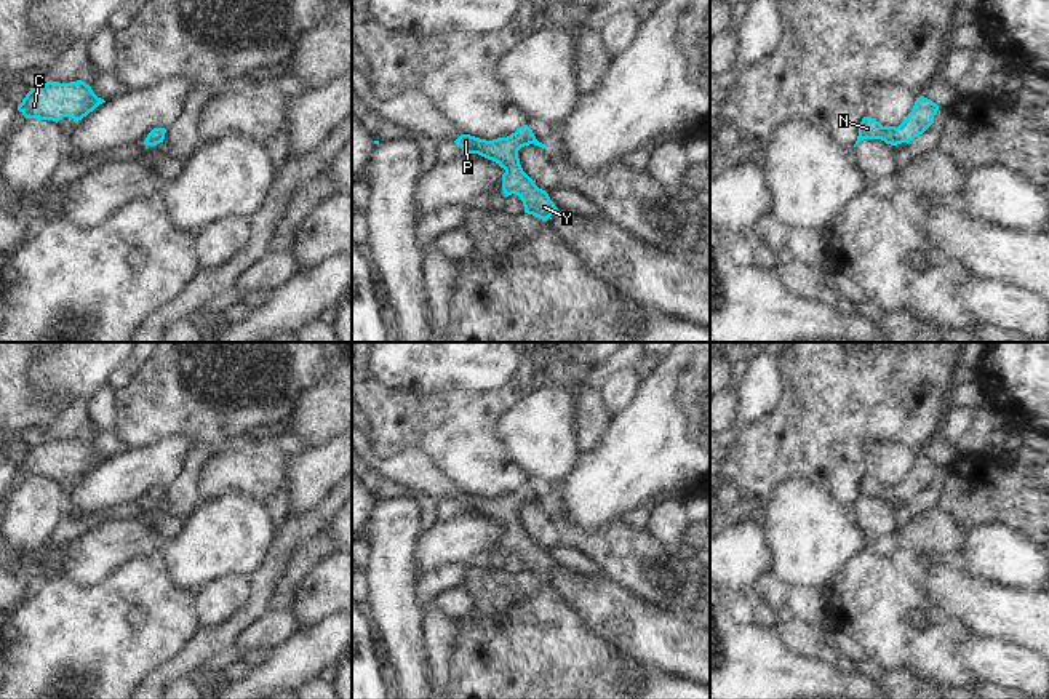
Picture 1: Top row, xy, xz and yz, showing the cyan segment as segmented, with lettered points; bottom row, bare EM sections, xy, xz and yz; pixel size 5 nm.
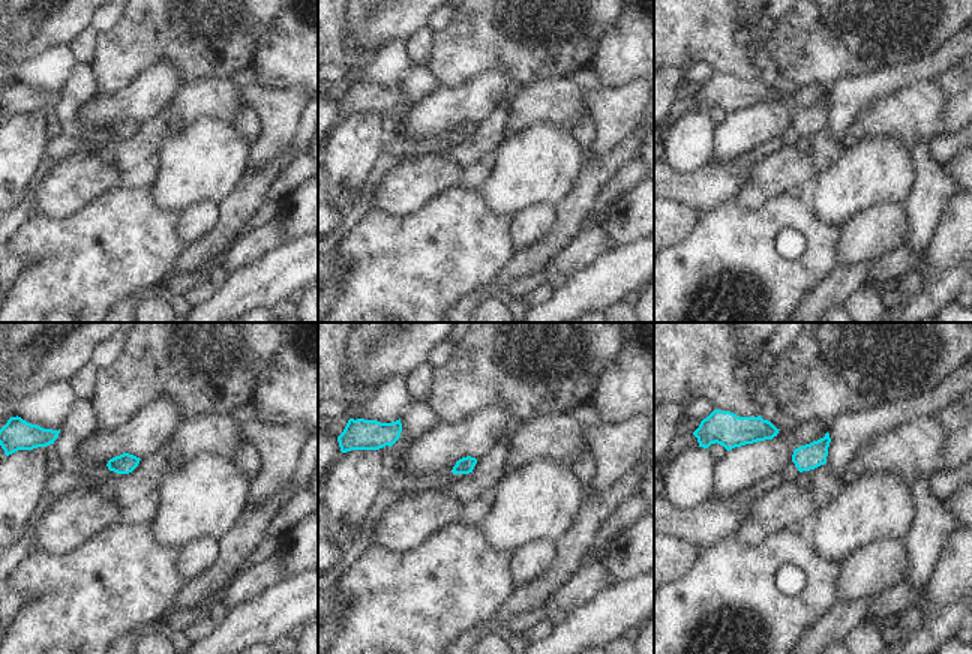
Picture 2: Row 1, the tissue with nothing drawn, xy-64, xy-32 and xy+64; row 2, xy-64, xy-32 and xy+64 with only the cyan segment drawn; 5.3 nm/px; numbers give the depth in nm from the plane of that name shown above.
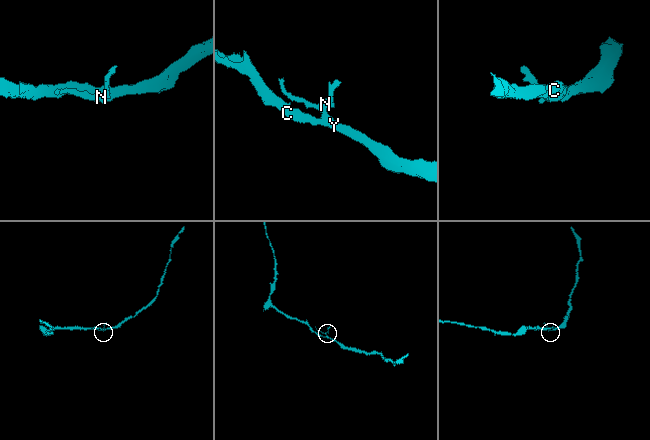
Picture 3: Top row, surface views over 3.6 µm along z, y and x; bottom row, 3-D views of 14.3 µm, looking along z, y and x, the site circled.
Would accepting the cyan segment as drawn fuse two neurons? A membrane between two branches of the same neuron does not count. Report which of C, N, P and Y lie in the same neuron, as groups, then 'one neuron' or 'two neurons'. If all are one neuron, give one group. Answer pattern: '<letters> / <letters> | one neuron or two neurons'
C N P Y | one neuron

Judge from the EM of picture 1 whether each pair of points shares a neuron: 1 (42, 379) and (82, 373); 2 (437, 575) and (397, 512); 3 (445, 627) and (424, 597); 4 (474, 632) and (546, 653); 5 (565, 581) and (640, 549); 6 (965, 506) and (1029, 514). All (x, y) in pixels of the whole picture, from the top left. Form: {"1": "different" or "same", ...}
{"1": "same", "2": "different", "3": "different", "4": "same", "5": "different", "6": "same"}

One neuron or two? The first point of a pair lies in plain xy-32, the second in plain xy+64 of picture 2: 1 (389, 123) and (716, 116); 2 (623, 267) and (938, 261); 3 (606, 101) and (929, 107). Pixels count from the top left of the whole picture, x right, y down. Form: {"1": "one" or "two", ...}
{"1": "one", "2": "two", "3": "two"}

